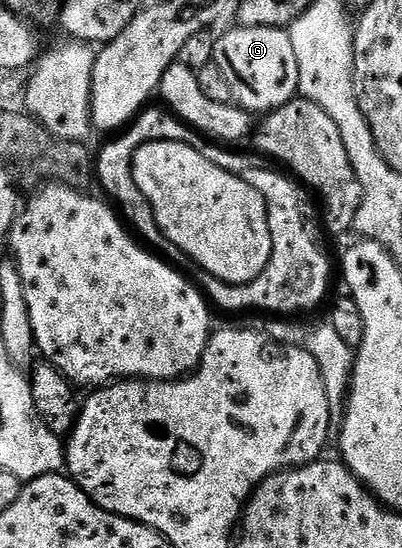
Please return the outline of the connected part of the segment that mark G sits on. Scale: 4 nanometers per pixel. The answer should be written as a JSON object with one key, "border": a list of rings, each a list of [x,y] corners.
{"border":[[[236,25],[235,30],[227,30],[218,35],[215,44],[215,63],[221,72],[225,72],[225,80],[229,80],[233,88],[235,102],[248,112],[263,110],[270,112],[281,108],[286,102],[299,94],[299,65],[297,64],[297,51],[293,48],[293,40],[286,29],[277,26],[262,26],[249,28]]]}

